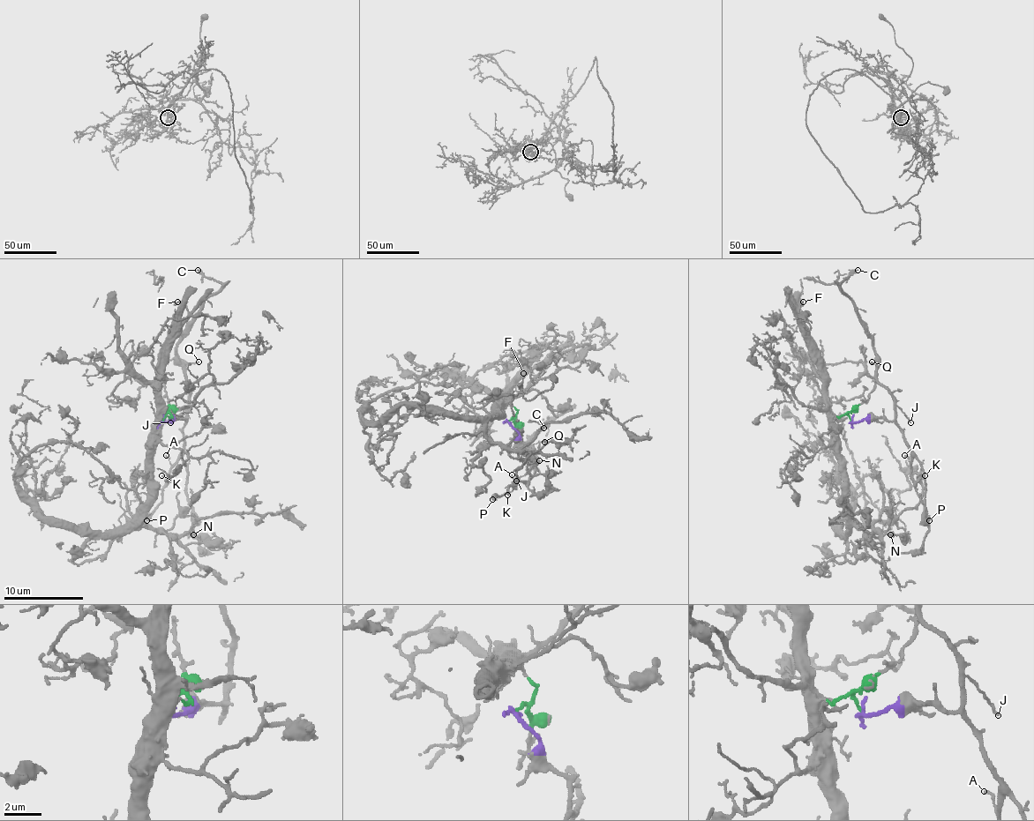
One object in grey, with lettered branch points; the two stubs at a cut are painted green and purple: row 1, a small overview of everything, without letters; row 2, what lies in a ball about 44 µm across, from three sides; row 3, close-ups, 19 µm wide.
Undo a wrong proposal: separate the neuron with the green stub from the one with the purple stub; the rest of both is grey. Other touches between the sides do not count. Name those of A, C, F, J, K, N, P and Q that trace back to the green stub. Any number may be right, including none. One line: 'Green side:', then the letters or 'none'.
Green side: F, N

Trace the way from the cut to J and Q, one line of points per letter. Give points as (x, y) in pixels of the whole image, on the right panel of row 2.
J: (851, 421), (869, 421), (881, 417), (891, 421), (899, 409), (910, 423)
Q: (851, 421), (869, 421), (881, 417), (891, 421), (895, 417), (895, 397), (877, 379), (877, 365), (871, 361)

